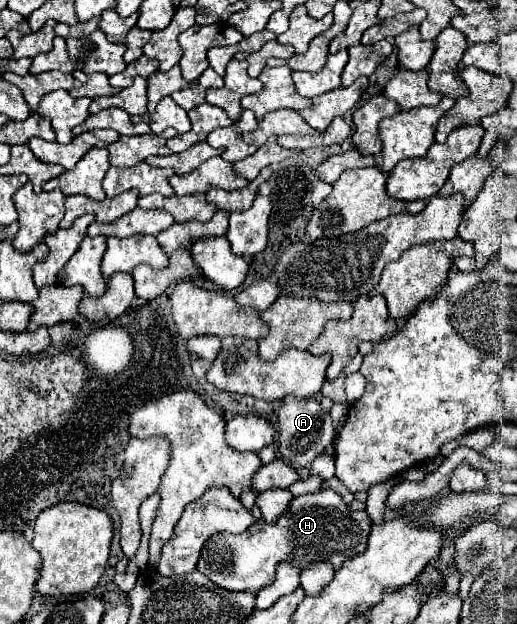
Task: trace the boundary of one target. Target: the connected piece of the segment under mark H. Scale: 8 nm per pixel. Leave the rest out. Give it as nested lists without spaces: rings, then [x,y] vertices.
[[[324,488],[320,492],[294,497],[288,511],[274,524],[258,520],[242,534],[214,534],[205,543],[196,570],[226,590],[256,594],[274,582],[274,572],[280,562],[308,568],[322,560],[330,562],[332,568],[338,570],[348,558],[366,550],[371,526],[372,520],[366,510],[353,511],[348,504],[338,504],[336,492],[332,488]]]

